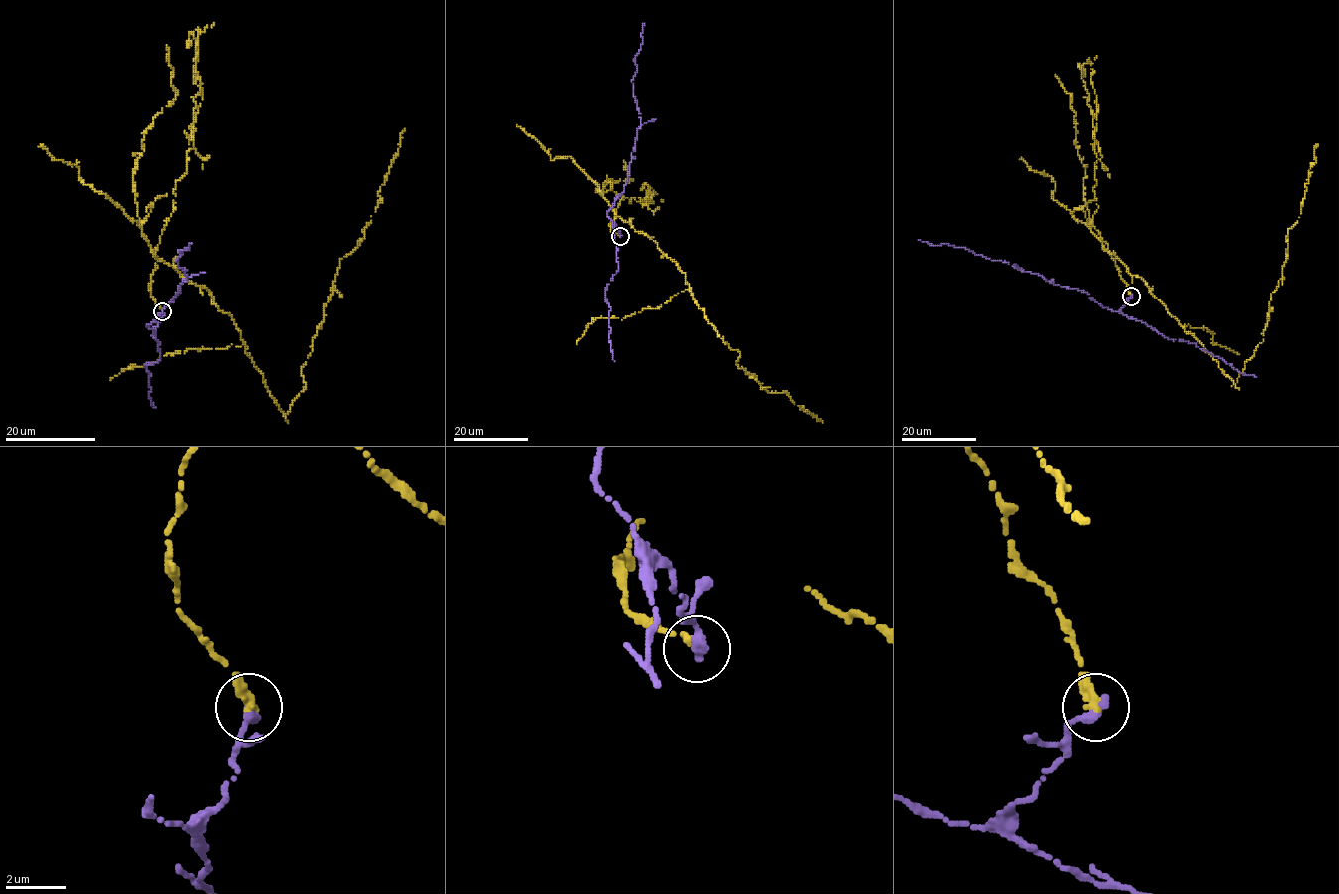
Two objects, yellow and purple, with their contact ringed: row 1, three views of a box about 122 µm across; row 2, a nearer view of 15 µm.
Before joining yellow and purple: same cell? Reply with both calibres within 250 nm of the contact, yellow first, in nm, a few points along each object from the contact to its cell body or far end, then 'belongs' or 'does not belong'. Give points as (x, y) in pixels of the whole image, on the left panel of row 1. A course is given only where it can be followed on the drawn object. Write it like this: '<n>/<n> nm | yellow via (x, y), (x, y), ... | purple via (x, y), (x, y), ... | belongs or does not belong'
400/400 nm | yellow via (161, 311), (149, 285), (158, 260), (232, 318), (286, 415), (339, 260), (364, 238), (404, 128) | purple via (161, 311), (156, 327), (147, 327), (187, 277), (176, 259), (191, 242) | does not belong

